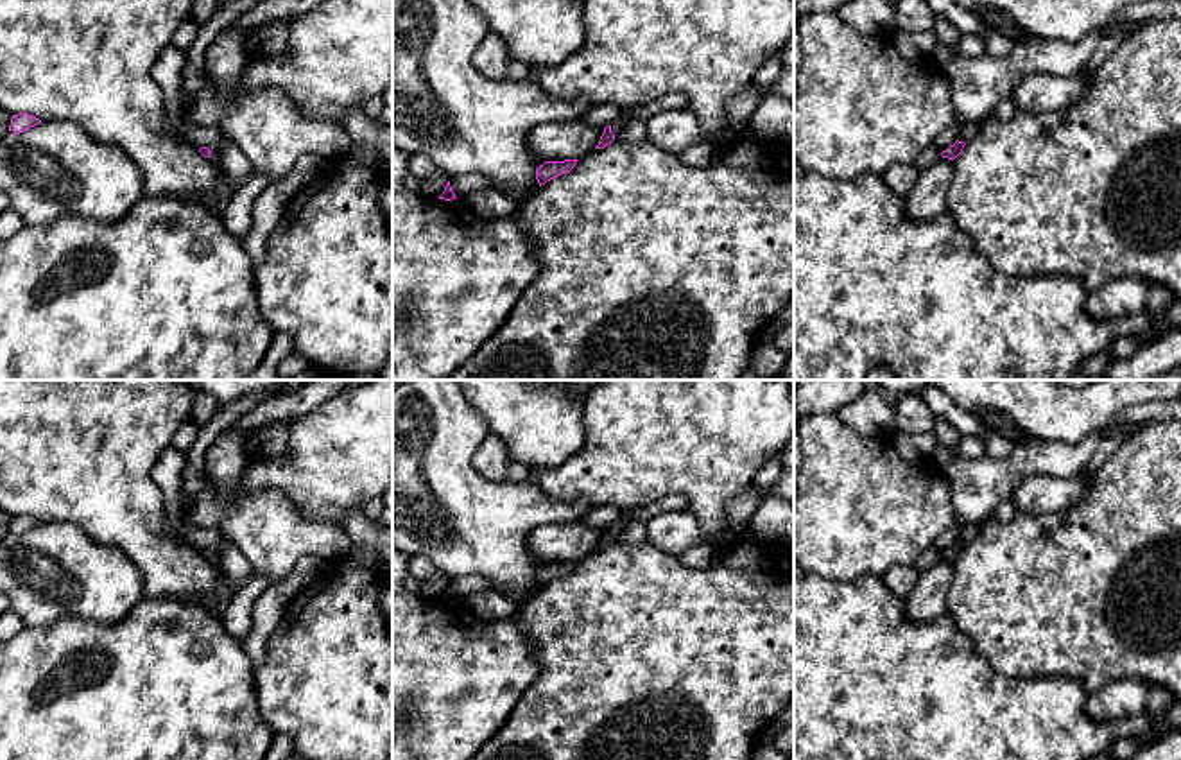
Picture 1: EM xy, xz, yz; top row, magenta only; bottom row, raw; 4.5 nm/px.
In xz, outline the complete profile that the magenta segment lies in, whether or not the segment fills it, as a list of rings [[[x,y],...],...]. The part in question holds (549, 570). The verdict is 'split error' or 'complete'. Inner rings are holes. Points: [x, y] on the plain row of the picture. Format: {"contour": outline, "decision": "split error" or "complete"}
{"contour": [[[565,561],[565,563],[545,563],[536,570],[536,581],[541,586],[547,583],[570,574],[575,568],[577,561]]], "decision": "complete"}

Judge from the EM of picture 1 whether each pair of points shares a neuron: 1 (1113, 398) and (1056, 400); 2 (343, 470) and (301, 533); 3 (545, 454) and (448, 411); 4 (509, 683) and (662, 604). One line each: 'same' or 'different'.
1: same
2: different
3: different
4: different

